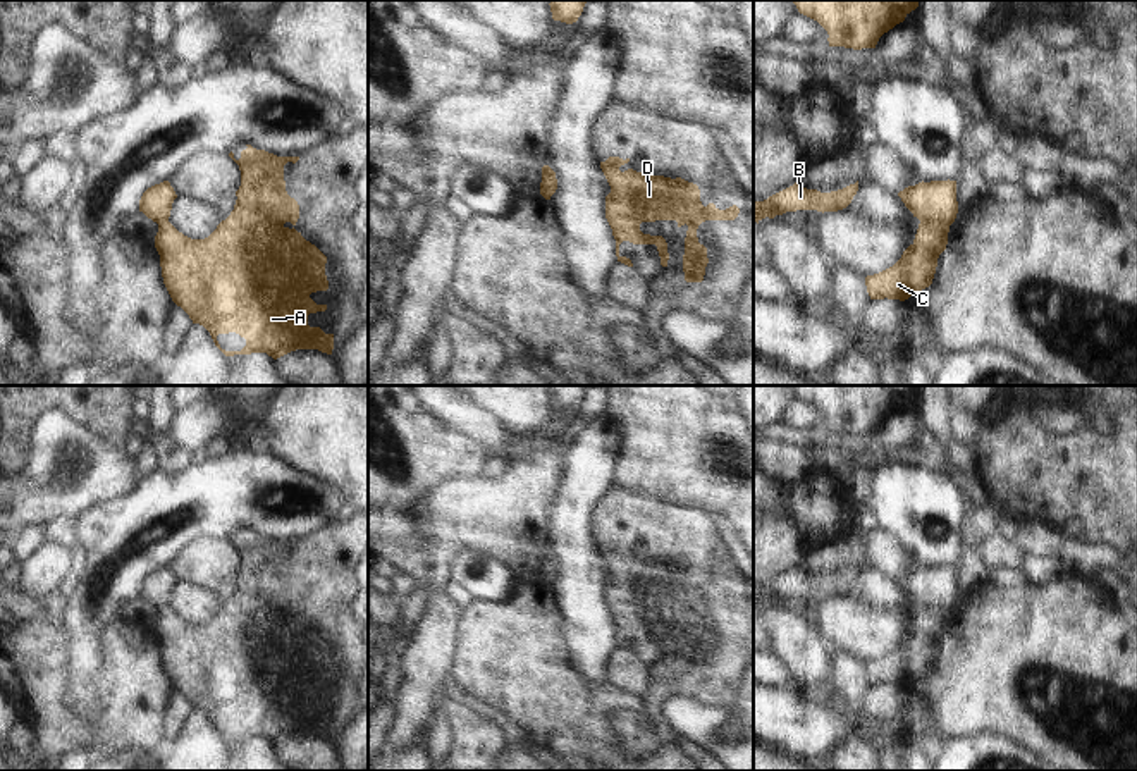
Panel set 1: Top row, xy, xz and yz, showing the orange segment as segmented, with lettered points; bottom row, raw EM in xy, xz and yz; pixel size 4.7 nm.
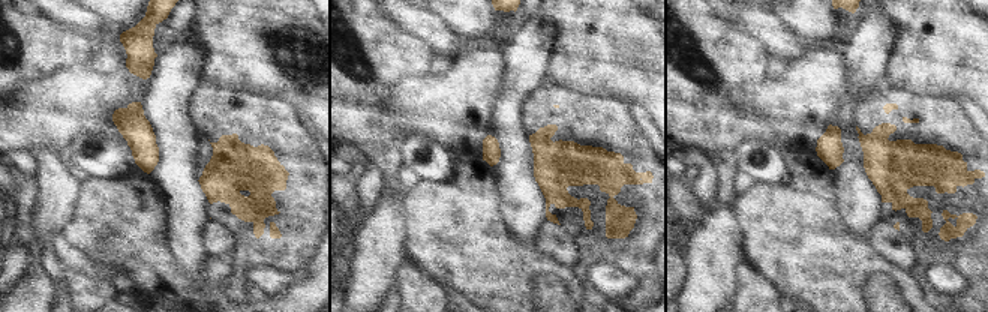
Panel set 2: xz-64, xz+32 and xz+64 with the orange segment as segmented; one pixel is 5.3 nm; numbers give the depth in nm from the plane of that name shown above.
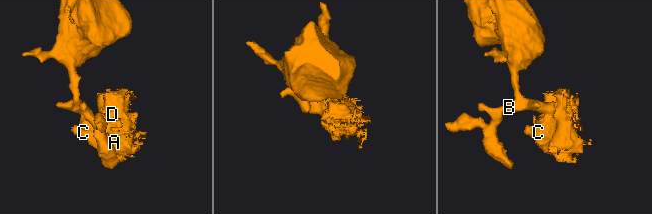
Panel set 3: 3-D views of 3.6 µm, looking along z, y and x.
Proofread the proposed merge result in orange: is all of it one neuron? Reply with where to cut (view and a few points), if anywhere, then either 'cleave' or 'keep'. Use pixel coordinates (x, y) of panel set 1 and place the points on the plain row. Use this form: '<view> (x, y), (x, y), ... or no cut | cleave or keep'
yz (921, 606), (943, 606), (950, 610) | cleave

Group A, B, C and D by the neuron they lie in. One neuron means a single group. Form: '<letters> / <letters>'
A C D / B

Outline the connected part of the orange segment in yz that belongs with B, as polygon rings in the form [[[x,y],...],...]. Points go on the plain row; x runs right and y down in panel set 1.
[[[858,566],[843,575],[820,578],[817,575],[807,575],[795,568],[793,571],[769,582],[764,587],[753,587],[753,608],[760,608],[769,602],[783,601],[796,595],[817,595],[817,597],[838,597],[846,594],[858,577]]]

